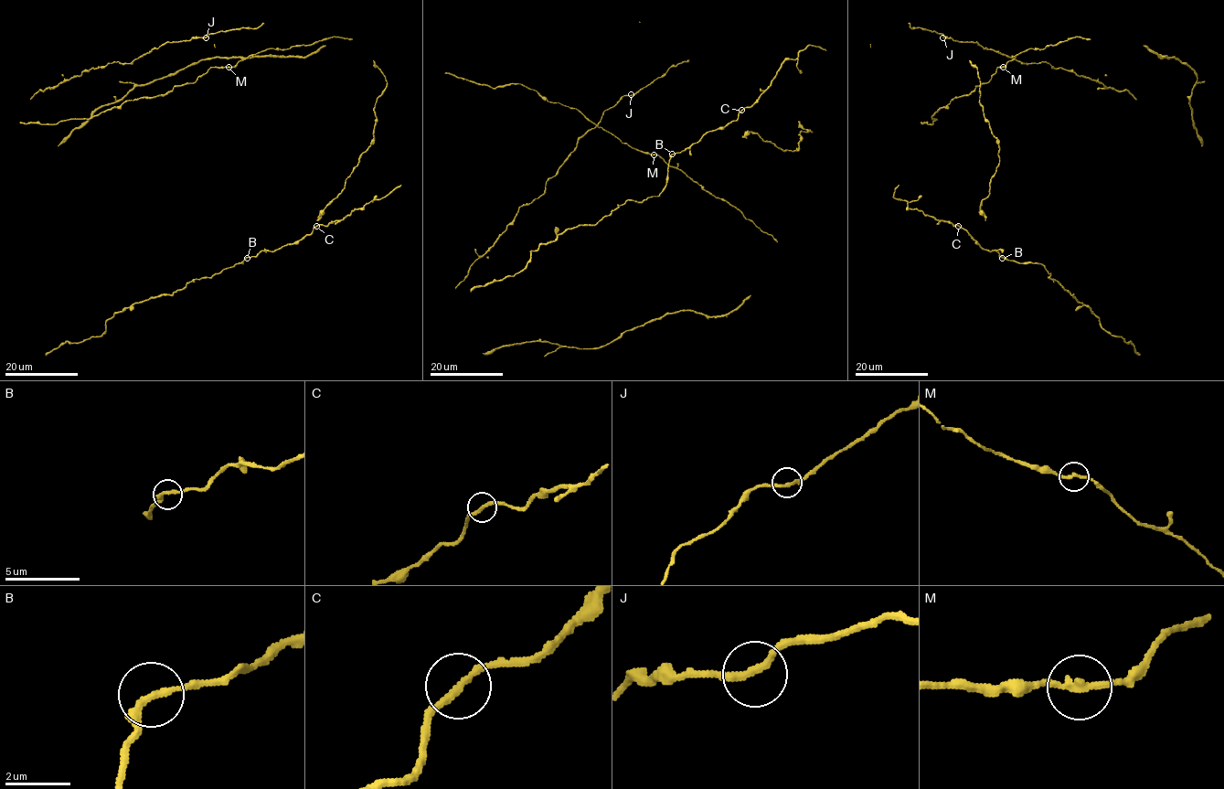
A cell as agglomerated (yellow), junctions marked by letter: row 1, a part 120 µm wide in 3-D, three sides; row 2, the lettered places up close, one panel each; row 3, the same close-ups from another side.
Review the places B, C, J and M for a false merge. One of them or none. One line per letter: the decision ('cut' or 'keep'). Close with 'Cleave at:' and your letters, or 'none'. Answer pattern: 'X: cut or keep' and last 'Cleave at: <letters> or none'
B: keep
C: keep
J: keep
M: keep
Cleave at: none

